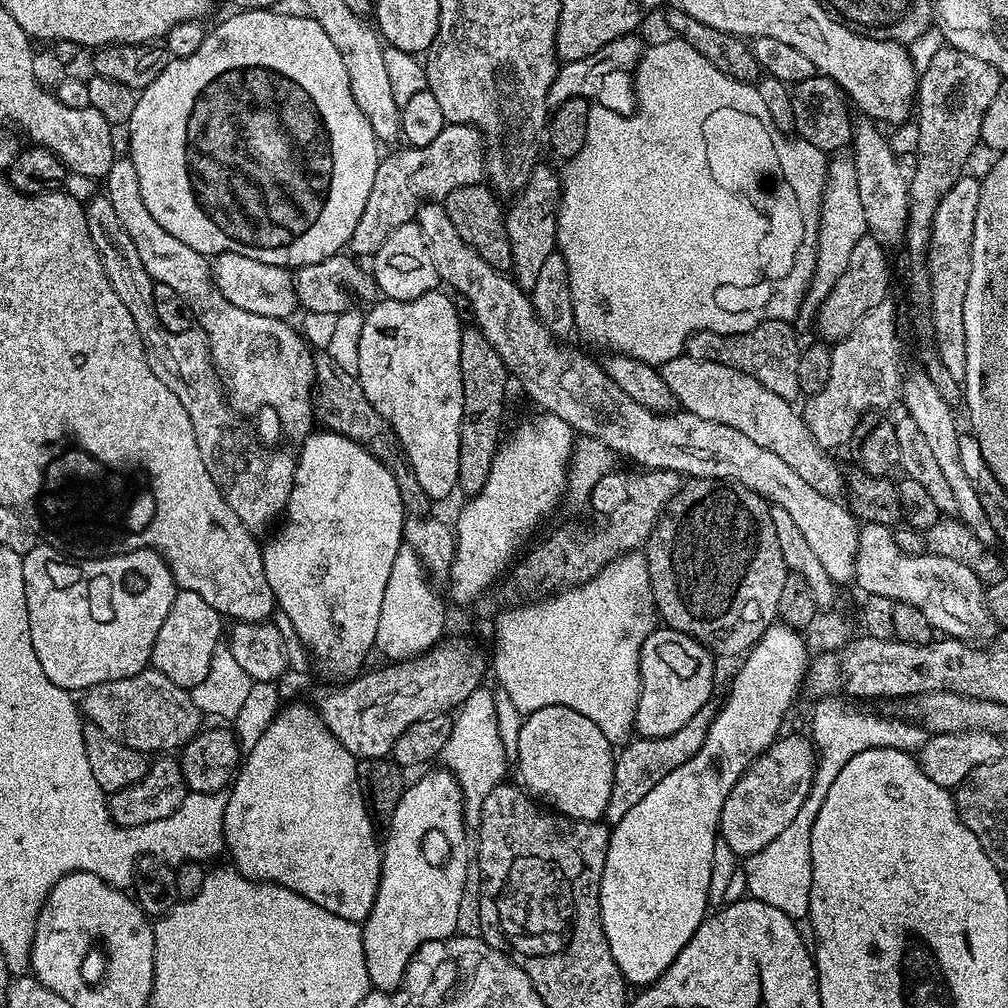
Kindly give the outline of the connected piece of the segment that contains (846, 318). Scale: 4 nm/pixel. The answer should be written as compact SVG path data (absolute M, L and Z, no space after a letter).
M865 234L858 246L854 246L850 262L846 262L846 270L842 270L842 278L838 278L834 290L830 290L830 298L826 298L822 310L816 315L815 327L818 332L820 328L825 341L835 342L850 334L867 309L881 307L889 299L888 283L892 280L892 268L888 265L888 256L884 251L885 245L871 234Z

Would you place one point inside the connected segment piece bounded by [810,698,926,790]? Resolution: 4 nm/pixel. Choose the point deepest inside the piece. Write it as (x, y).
(838, 732)

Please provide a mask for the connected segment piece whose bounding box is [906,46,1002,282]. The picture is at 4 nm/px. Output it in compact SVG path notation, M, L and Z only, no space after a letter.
M945 47L934 54L934 59L926 70L919 73L915 103L918 105L918 146L914 153L916 169L910 172L908 180L908 222L906 241L908 256L912 259L910 275L918 282L928 277L926 257L928 239L932 233L934 214L940 205L940 199L947 194L950 186L965 175L968 159L972 156L976 144L981 143L982 114L990 106L994 94L998 94L1001 74L990 66L990 62L981 62L971 54L962 54L962 50Z

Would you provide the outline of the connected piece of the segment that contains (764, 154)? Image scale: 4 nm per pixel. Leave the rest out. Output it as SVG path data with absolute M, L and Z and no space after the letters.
M679 38L645 47L636 65L634 83L638 111L623 116L602 106L589 107L584 122L586 142L562 172L560 208L556 212L556 246L566 262L570 298L574 305L575 329L584 333L592 328L596 336L608 336L609 349L634 357L644 364L659 366L685 353L689 337L700 330L736 335L746 333L766 322L793 321L804 301L804 291L812 281L816 265L816 247L820 229L820 207L824 201L824 183L828 177L829 153L818 146L785 134L766 110L759 87L747 80L727 76L714 62L707 60L690 42Z

